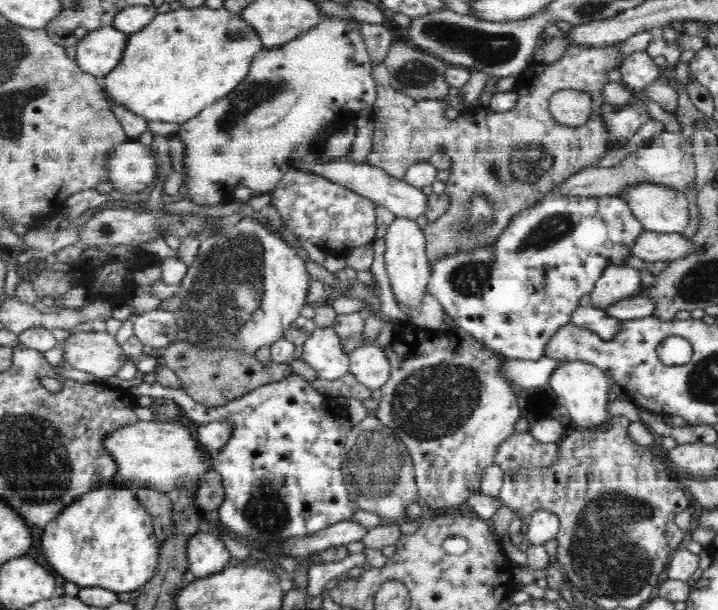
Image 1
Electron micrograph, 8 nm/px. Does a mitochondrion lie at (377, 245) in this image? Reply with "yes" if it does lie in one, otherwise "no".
no

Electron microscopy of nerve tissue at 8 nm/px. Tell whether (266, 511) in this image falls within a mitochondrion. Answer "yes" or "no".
yes

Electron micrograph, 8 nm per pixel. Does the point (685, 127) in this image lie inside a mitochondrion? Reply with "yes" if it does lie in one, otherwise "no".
no

